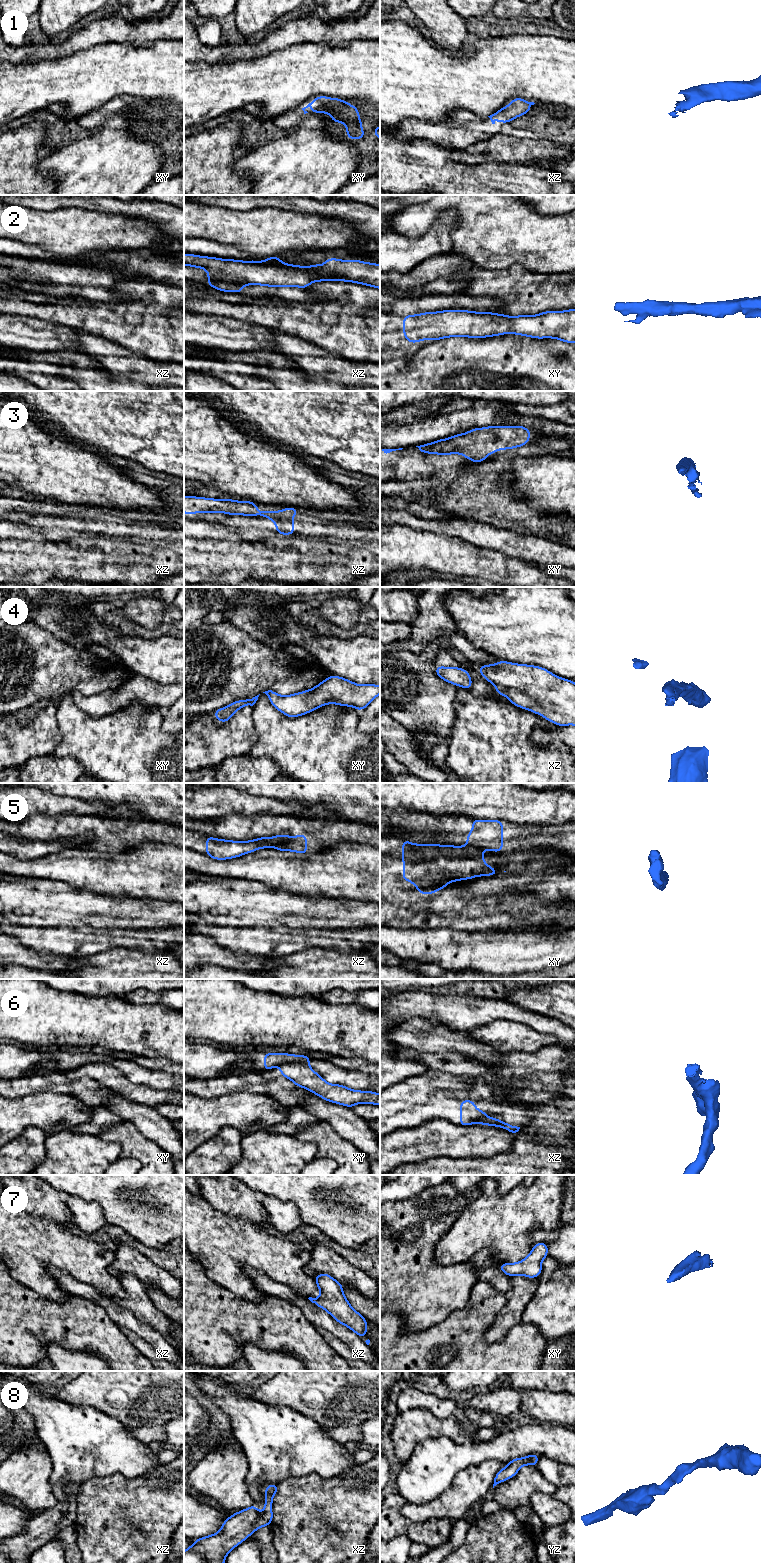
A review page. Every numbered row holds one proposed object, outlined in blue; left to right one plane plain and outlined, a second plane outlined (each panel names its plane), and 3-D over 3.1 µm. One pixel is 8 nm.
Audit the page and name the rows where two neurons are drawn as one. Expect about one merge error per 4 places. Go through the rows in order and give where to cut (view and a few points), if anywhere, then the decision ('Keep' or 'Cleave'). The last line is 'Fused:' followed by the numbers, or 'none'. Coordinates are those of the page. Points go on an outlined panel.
1: No split. Keep
2: No split. Keep
3: No split. Keep
4: No split. Keep
5: Split along xz (284, 835), (284, 839), (275, 846). Cleave
6: Split along xy (306, 1063), (282, 1063), (280, 1065). Cleave
7: No split. Keep
8: No split. Keep
Fused: 5, 6

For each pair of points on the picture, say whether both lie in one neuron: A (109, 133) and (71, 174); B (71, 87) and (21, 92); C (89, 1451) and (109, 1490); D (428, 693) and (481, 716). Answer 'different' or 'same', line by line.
A: same
B: same
C: different
D: different

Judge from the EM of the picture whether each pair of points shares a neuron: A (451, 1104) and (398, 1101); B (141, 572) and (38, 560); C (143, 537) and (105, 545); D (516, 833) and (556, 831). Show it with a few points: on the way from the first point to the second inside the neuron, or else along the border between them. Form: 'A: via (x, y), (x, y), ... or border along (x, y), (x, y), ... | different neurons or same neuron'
A: via (438, 1101), (411, 1101) | same neuron
B: via (115, 572), (94, 572), (83, 566), (64, 562) | same neuron
C: border along (130, 540), (153, 548) | different neurons
D: via (526, 833), (546, 833) | same neuron

